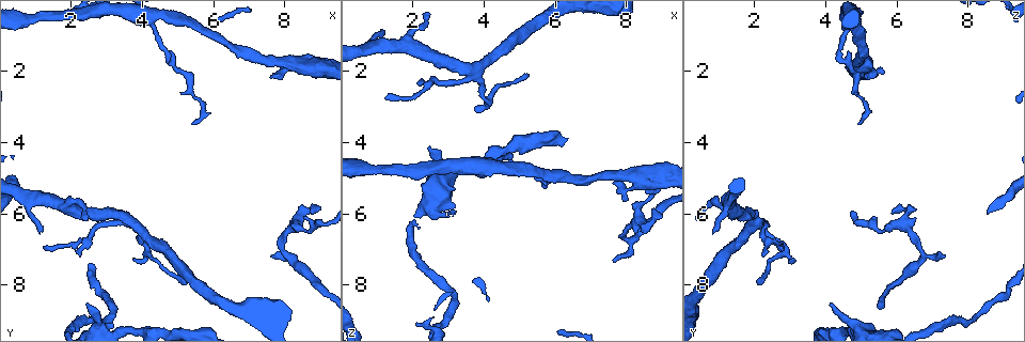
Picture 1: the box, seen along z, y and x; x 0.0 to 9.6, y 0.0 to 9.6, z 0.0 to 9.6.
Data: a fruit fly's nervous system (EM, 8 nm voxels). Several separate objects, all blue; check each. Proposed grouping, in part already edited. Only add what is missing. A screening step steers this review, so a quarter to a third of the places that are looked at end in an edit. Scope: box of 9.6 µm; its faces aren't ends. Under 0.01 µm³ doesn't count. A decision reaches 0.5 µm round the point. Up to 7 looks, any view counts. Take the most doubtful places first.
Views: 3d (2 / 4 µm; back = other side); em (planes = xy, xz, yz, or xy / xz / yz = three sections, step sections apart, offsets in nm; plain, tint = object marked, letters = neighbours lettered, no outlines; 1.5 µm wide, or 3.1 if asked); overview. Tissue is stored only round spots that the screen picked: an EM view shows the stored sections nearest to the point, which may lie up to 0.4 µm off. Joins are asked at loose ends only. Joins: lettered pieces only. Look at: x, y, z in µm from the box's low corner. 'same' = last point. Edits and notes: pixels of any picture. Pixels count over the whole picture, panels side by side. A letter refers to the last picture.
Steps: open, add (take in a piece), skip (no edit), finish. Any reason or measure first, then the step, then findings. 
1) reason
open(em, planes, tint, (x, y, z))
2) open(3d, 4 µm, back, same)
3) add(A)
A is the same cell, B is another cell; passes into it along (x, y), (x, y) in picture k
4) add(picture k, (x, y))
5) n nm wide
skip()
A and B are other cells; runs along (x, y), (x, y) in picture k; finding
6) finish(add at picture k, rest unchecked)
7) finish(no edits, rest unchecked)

an open end
open(em, xy, step 4, tint, (2.50, 8.55, 4.15))

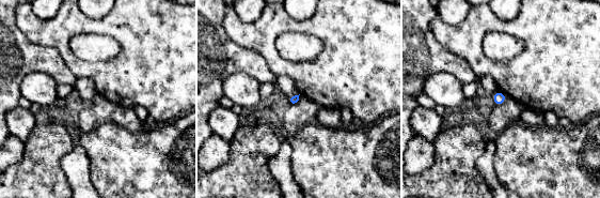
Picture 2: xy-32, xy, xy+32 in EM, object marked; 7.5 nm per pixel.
cut it another way
open(em, yz, step 4, letters, same)

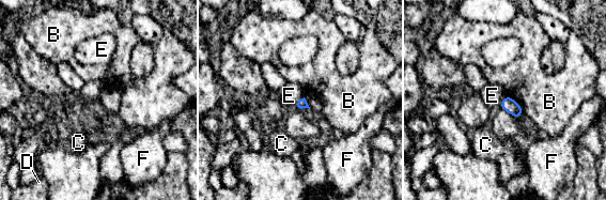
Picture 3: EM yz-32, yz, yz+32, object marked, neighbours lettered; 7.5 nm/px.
skip()
B, C, D, E and F are other cells; border along (507, 94), (514, 101) in picture 3; no lettered piece goes on from it

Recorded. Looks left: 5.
thin end
open(3d, 4 µm, back, (7.70, 7.15, 7.35))

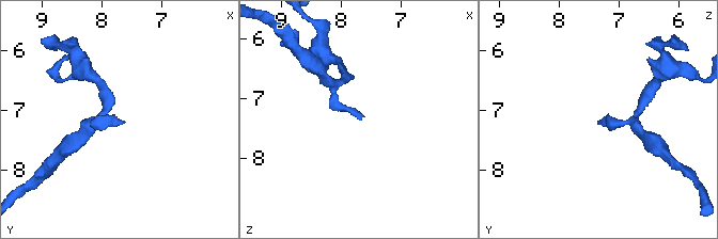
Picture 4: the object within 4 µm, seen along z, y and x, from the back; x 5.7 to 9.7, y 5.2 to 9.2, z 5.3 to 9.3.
open(em, planes, letters, (7.65, 7.20, 7.35))

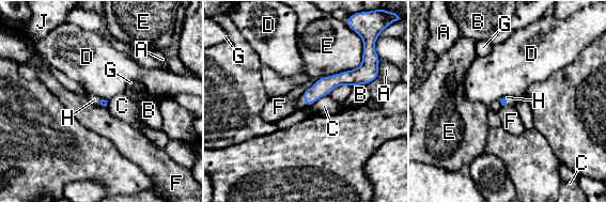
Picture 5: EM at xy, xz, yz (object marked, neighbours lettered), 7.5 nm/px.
E touches over 380 nm
add(H)
H is the same cell, A, B, C, D, E, F, G and J are other cells; it goes on there

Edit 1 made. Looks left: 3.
open(3d, 2 µm, (1.10, 6.60, 0.85))

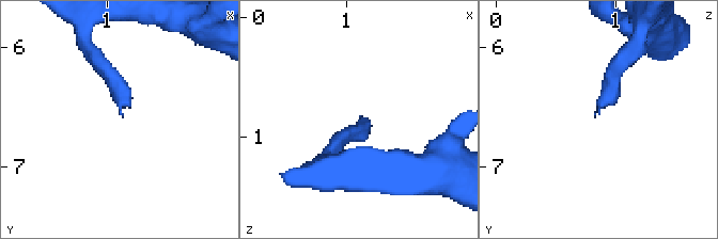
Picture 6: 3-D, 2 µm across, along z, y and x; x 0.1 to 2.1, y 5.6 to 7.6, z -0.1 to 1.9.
open(em, xz, step 8, tint, (1.12, 6.56, 0.82))

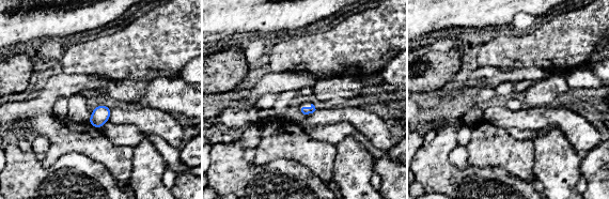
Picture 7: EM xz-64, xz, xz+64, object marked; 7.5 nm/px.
cut it another way
open(em, planes, letters, same)

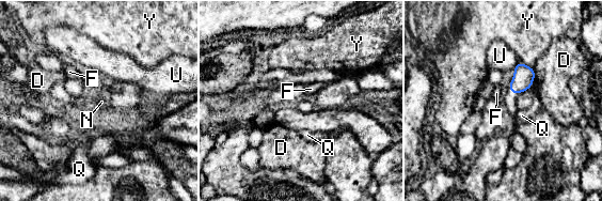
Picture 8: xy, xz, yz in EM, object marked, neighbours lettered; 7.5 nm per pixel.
add(N)
N is the same cell, D, F, Q, U and Y are other cells; passes into it along (524, 76), (512, 91), (510, 99) in picture 8; the neuron continues

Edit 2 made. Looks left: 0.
finish(add at picture 5, add at picture 8, rest unchecked)

